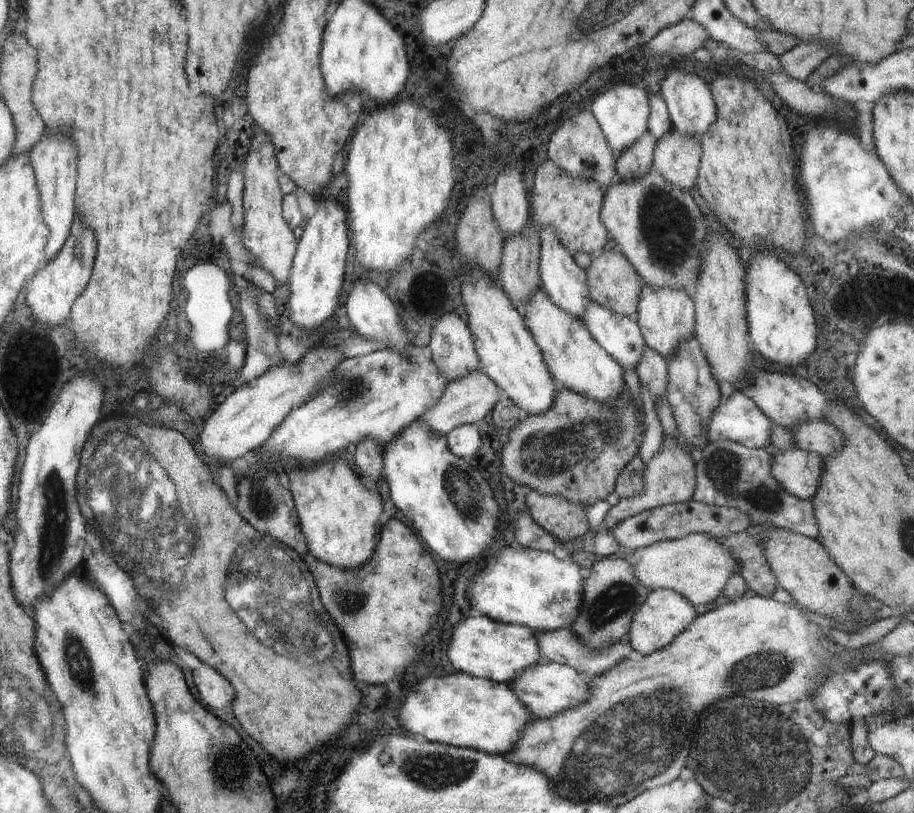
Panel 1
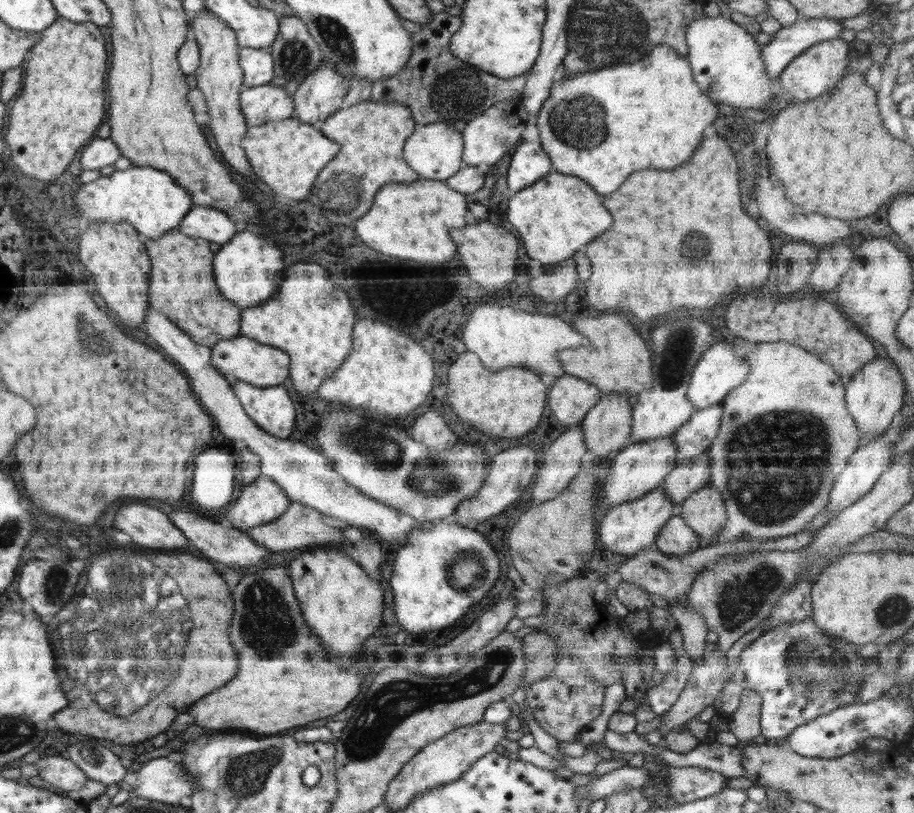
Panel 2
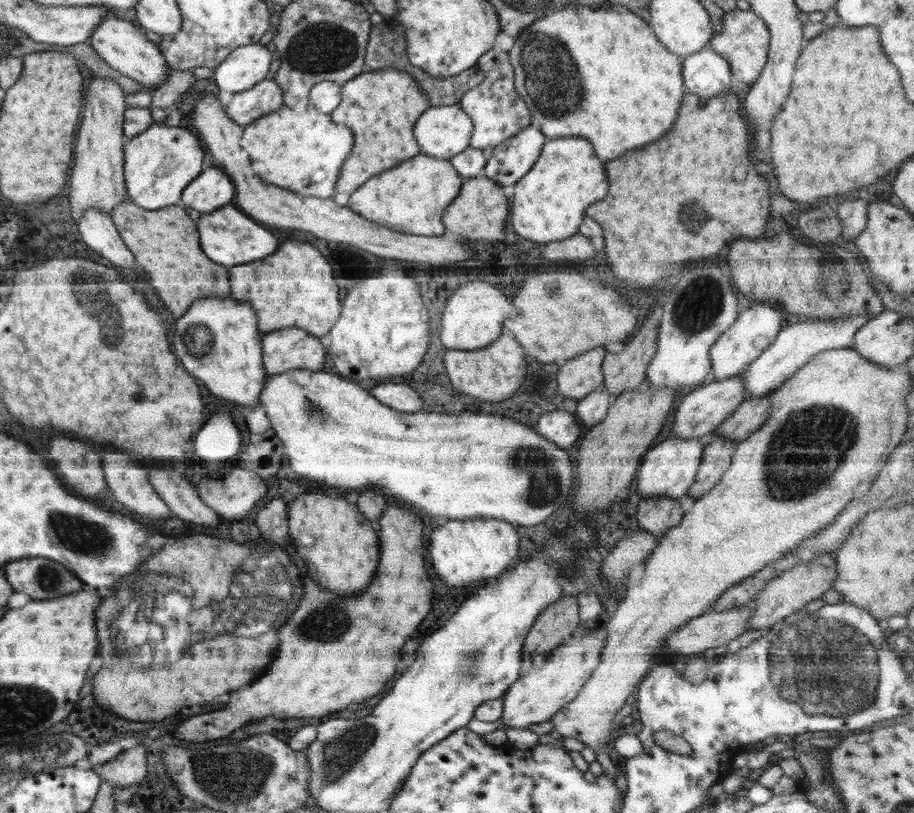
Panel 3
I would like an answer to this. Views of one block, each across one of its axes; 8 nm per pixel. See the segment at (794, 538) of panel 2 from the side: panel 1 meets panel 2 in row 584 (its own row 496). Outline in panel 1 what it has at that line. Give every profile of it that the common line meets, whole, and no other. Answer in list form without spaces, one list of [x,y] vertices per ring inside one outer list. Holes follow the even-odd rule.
[[[663,438],[663,446],[660,452],[645,465],[643,479],[645,491],[641,495],[631,499],[620,499],[618,504],[611,506],[606,517],[600,524],[600,529],[610,533],[623,520],[637,515],[645,510],[653,509],[662,505],[688,502],[693,498],[695,487],[695,462],[691,455],[687,454],[677,445],[676,438]]]

